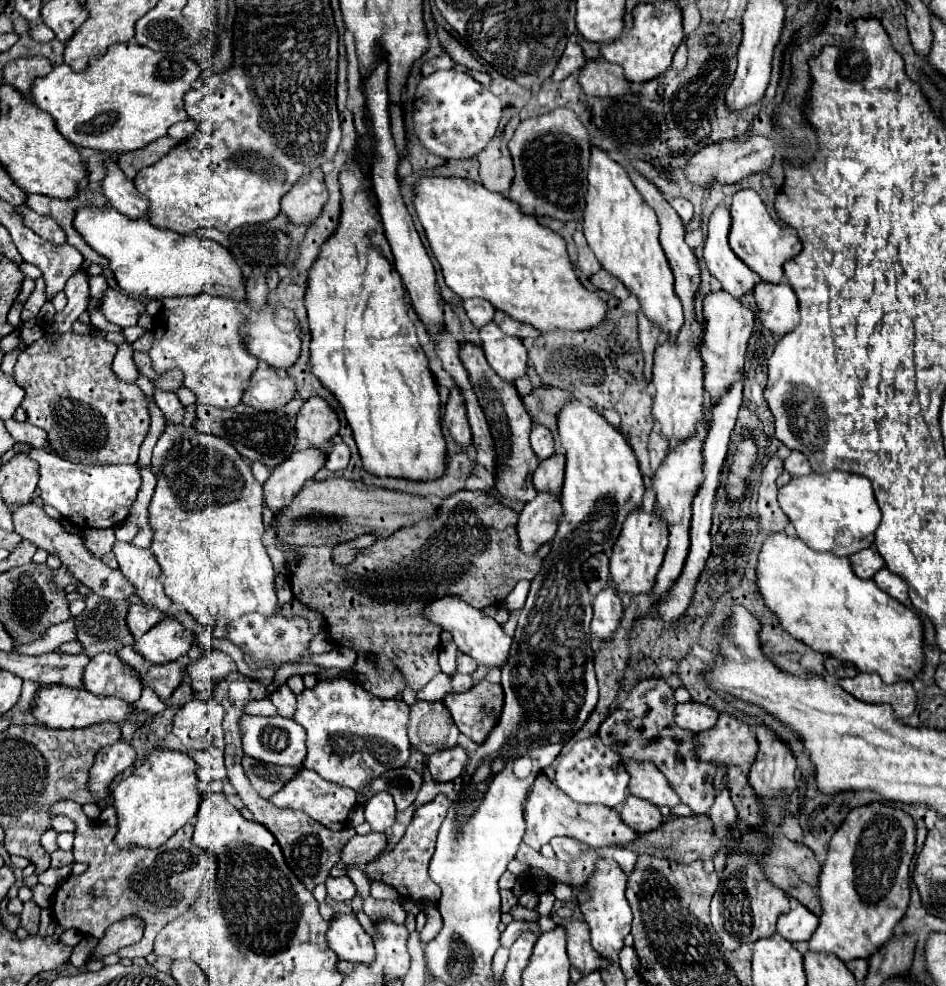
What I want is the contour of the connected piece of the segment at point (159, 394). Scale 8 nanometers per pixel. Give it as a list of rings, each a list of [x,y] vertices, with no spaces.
[[[156,390],[154,398],[156,398],[158,408],[164,412],[166,420],[174,420],[176,424],[184,420],[184,414],[186,414],[186,412],[184,412],[184,406],[182,406],[182,402],[178,400],[178,396],[176,396],[174,392],[162,392],[162,390]]]

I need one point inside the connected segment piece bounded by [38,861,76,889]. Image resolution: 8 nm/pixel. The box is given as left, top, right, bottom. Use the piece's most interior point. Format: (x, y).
(52, 878)

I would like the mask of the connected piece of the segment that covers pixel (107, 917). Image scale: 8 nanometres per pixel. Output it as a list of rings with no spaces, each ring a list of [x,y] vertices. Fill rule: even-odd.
[[[70,800],[56,802],[52,814],[70,816],[76,822],[74,858],[84,860],[88,870],[80,876],[70,876],[54,894],[54,916],[62,928],[74,928],[82,934],[92,934],[102,938],[106,928],[114,922],[138,916],[144,920],[144,938],[128,948],[120,950],[124,958],[148,956],[156,934],[174,918],[182,916],[192,904],[196,904],[202,886],[210,886],[216,878],[216,858],[210,850],[204,850],[192,842],[194,826],[186,824],[168,840],[168,844],[156,850],[132,848],[132,852],[122,852],[112,844],[116,828],[92,822],[82,812],[82,806]]]

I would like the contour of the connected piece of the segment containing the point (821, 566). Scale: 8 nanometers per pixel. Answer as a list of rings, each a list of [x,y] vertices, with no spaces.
[[[774,532],[774,534],[770,534],[770,538],[764,542],[764,546],[762,546],[762,550],[760,550],[760,554],[758,554],[758,588],[760,588],[760,594],[764,596],[764,600],[766,600],[766,606],[780,618],[780,624],[788,630],[788,634],[790,636],[794,636],[796,640],[800,640],[800,642],[804,642],[806,646],[810,646],[812,650],[816,650],[816,652],[822,652],[822,654],[828,654],[828,656],[832,656],[832,658],[836,658],[836,660],[840,660],[840,662],[844,662],[844,664],[854,664],[858,670],[868,670],[868,672],[876,672],[876,674],[880,674],[880,678],[884,680],[884,684],[896,684],[896,682],[912,682],[914,678],[916,678],[916,674],[924,668],[924,628],[922,628],[922,620],[920,620],[920,616],[916,614],[916,612],[912,612],[910,608],[906,608],[906,606],[902,606],[898,600],[892,600],[886,592],[882,592],[880,588],[876,588],[876,584],[872,582],[872,580],[862,580],[862,578],[858,578],[854,572],[852,572],[852,568],[850,568],[850,564],[848,564],[848,558],[838,558],[838,556],[834,556],[834,554],[830,554],[830,552],[824,552],[824,554],[820,554],[820,552],[814,552],[814,550],[810,550],[804,542],[800,542],[796,536],[788,536],[786,532]]]

